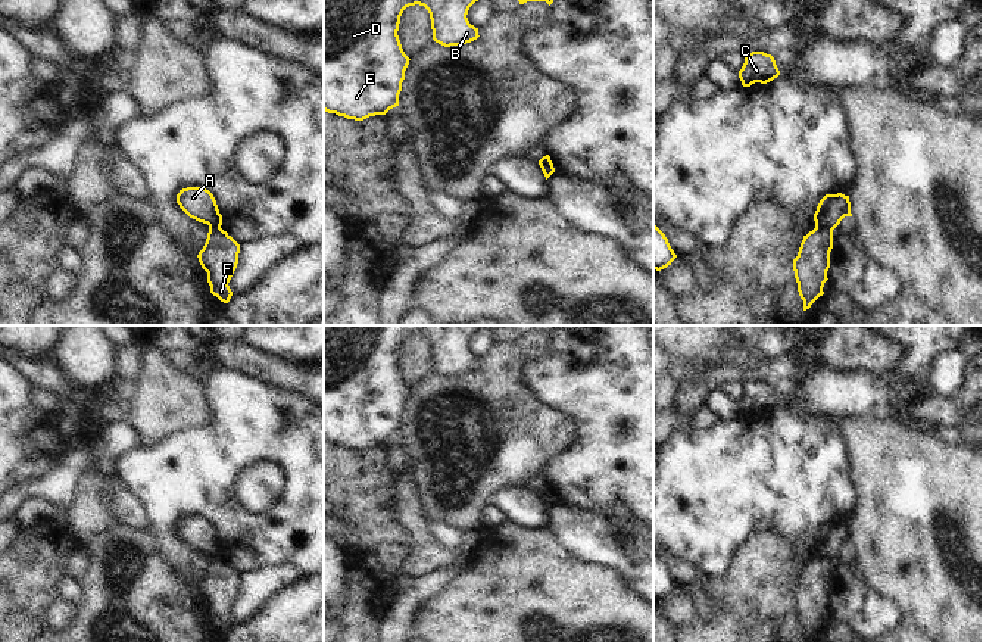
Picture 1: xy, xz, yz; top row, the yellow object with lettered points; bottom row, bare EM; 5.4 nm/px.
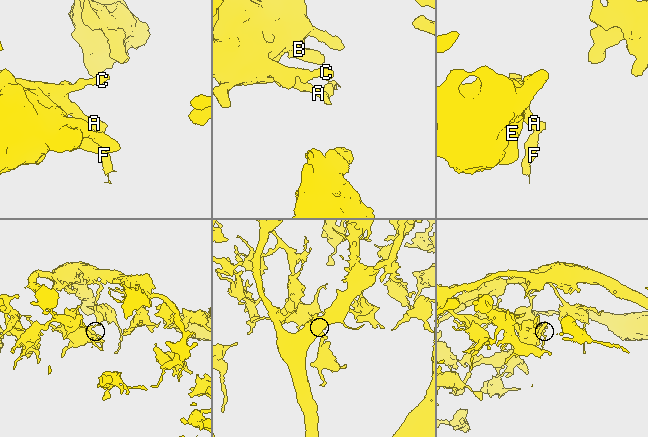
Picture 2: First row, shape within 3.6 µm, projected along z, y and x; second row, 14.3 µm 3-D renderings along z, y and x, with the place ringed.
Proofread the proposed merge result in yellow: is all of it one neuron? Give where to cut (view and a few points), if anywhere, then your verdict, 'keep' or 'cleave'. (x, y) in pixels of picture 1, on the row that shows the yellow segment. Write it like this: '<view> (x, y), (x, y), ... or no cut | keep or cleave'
yz (815, 224), (832, 231) | cleave

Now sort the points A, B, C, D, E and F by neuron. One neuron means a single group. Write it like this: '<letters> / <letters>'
A B C D E / F

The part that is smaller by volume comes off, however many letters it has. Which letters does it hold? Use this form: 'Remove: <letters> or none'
Remove: F.

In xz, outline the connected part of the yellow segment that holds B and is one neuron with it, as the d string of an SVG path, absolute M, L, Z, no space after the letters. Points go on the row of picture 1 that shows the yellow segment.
M324 0L324 110L363 121L399 106L409 57L397 31L409 6L424 6L431 19L433 40L444 47L477 40L478 28L466 15L478 0Z

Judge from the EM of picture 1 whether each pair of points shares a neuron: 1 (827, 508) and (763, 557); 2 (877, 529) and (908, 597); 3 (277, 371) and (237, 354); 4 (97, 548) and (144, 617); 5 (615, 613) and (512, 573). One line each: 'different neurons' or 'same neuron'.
1: different neurons
2: same neuron
3: same neuron
4: same neuron
5: same neuron

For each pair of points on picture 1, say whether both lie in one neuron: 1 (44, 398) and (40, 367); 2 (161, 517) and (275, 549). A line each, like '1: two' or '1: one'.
1: two
2: one

